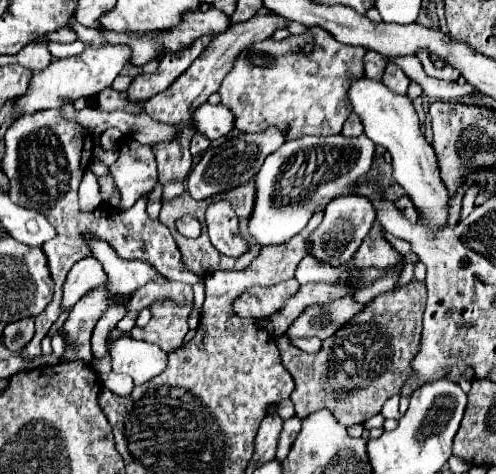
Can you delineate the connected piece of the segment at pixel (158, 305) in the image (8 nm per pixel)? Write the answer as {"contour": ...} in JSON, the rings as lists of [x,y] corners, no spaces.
{"contour":[[[171,300],[155,302],[151,308],[151,320],[145,328],[133,328],[131,338],[147,340],[151,344],[157,344],[165,348],[165,352],[171,352],[177,348],[185,334],[189,332],[189,316],[193,312],[191,306],[177,306]]]}

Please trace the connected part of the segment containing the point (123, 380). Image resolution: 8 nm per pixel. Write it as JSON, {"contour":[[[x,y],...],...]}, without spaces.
{"contour":[[[109,372],[109,374],[101,376],[101,380],[103,380],[103,384],[105,384],[111,392],[115,392],[117,396],[127,396],[127,394],[135,388],[130,376],[115,374],[115,372]]]}

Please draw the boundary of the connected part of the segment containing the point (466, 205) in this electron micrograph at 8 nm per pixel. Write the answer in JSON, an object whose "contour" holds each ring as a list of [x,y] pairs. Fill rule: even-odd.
{"contour":[[[472,185],[466,192],[463,202],[462,202],[462,210],[460,214],[460,220],[465,219],[470,212],[474,209],[475,198],[479,193],[479,186]]]}

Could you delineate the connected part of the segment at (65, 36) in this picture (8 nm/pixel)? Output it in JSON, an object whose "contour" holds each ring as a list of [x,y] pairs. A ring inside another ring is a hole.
{"contour":[[[69,25],[59,28],[54,32],[46,33],[46,36],[50,41],[61,44],[69,44],[77,39],[75,32],[70,28]]]}

